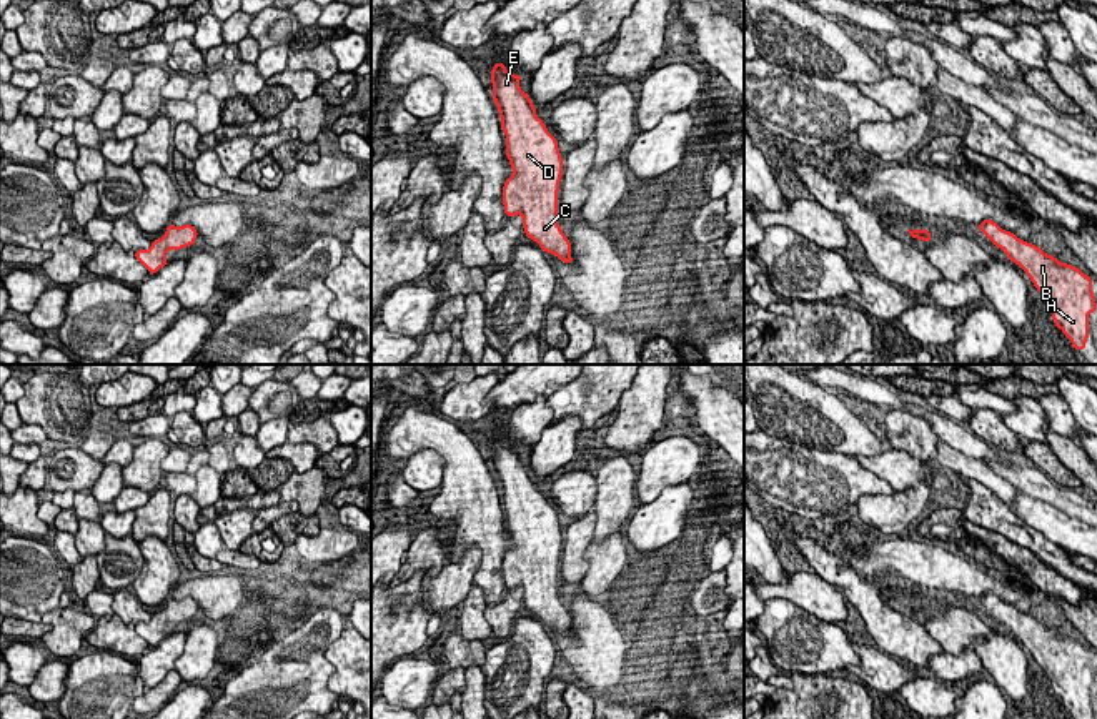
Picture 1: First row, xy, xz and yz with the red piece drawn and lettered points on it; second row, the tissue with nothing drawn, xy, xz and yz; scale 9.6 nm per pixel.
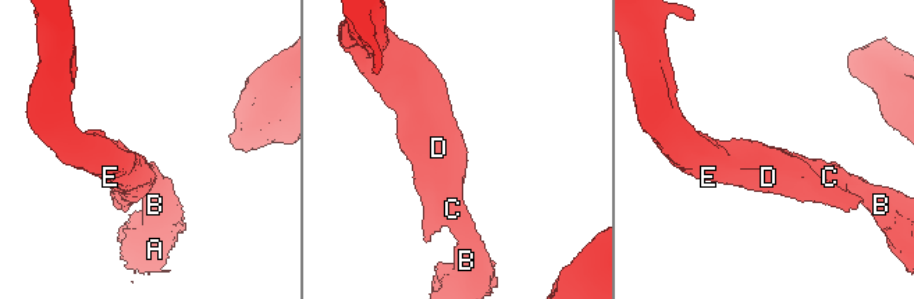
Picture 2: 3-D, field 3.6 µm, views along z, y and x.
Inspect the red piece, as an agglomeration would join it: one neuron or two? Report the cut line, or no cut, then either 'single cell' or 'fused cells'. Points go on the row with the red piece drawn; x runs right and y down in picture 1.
cut none; single cell

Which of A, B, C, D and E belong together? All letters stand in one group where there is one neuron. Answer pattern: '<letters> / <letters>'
A B C D E

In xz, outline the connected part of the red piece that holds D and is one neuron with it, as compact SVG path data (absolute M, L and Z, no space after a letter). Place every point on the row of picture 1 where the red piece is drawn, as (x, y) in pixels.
M494 63L489 72L493 100L506 135L506 158L513 175L503 186L506 216L523 216L524 235L543 251L556 255L564 263L571 258L571 241L558 225L558 191L563 178L563 158L558 140L548 131L536 108L519 87L521 75Z

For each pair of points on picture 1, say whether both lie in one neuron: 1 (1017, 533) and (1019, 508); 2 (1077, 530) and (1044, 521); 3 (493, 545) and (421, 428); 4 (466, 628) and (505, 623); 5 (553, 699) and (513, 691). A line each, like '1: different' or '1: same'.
1: different
2: same
3: same
4: different
5: different

